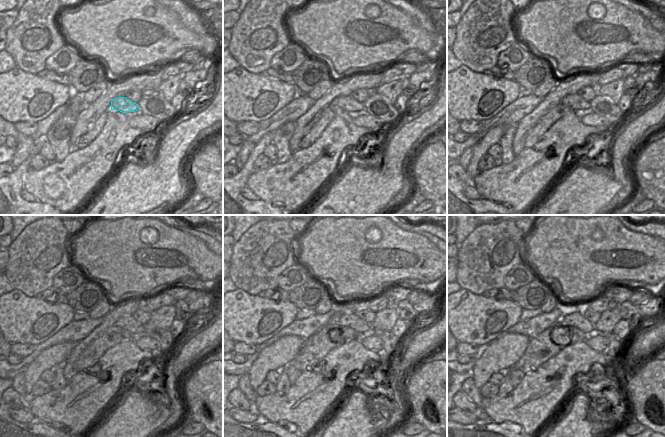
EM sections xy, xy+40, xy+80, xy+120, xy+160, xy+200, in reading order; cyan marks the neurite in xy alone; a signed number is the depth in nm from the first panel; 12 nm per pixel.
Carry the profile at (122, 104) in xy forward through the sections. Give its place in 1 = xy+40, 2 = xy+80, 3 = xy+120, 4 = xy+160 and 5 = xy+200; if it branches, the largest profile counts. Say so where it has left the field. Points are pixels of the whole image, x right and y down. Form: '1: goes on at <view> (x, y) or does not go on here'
1: goes on at xy+40 (347, 103)
2: goes on at xy+80 (574, 101)
3: goes on at xy+120 (128, 323)
4: goes on at xy+160 (353, 321)
5: goes on at xy+200 (573, 316)

